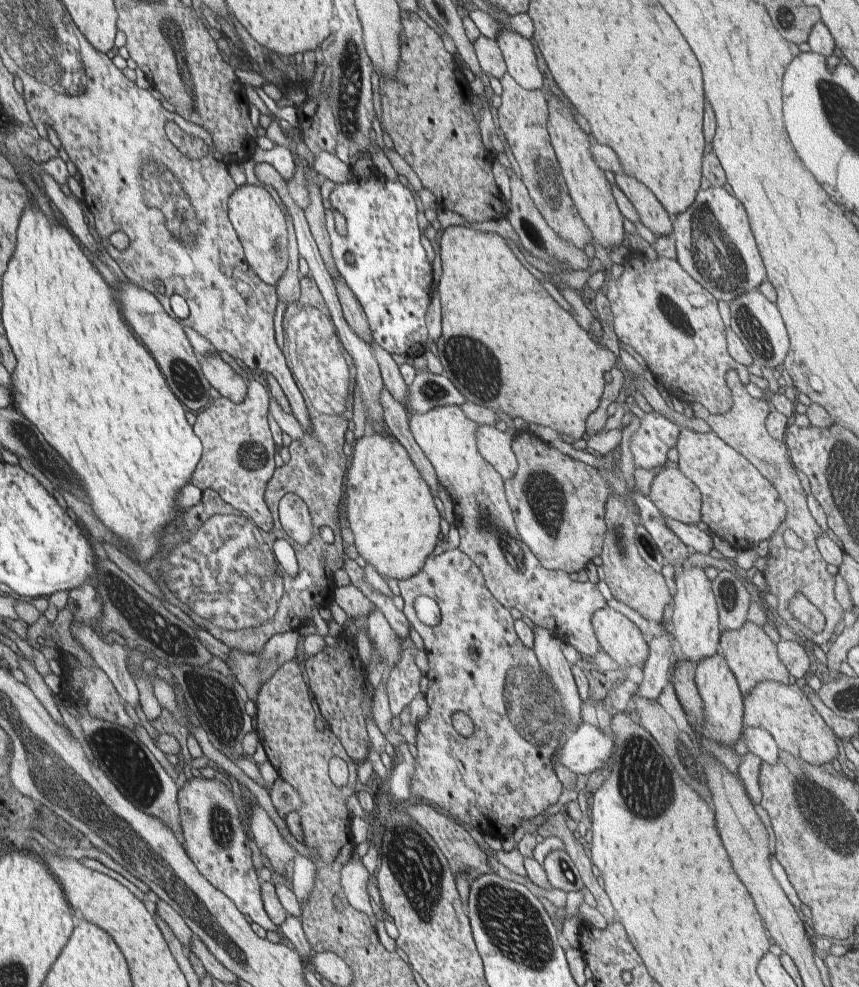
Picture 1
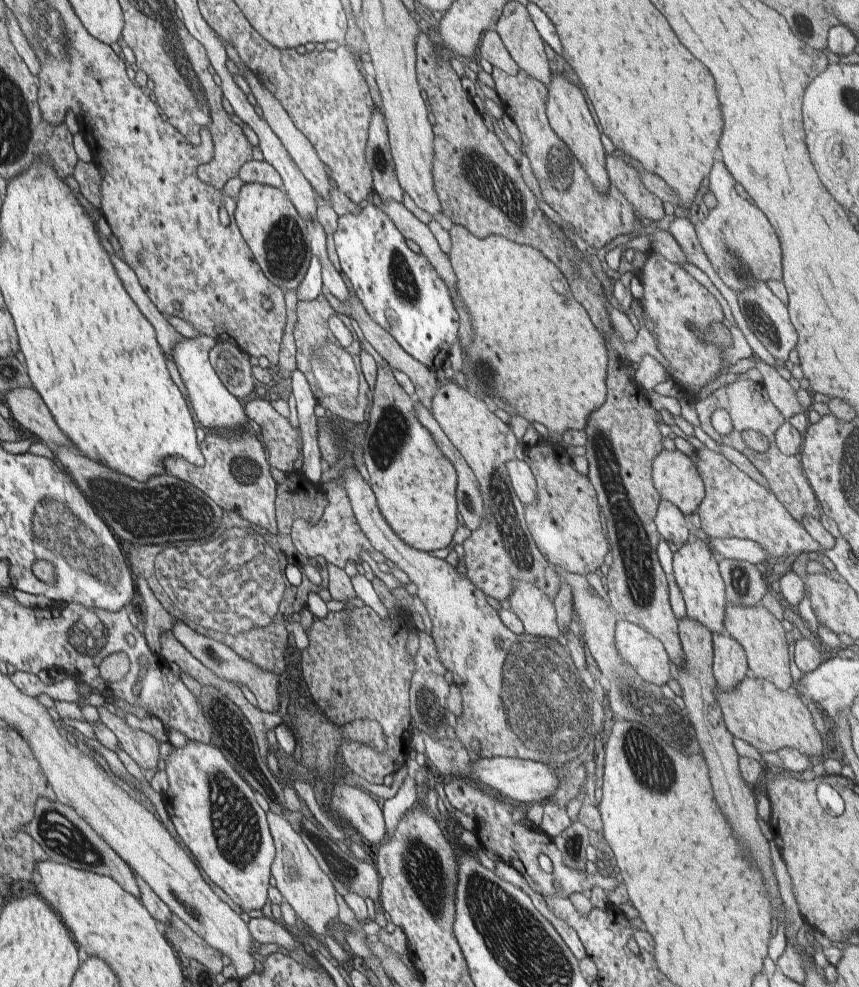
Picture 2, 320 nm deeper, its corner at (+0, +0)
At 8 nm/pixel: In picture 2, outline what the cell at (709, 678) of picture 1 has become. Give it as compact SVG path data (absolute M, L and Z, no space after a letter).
M726 632L713 634L713 673L718 687L735 687L749 675L744 647Z

